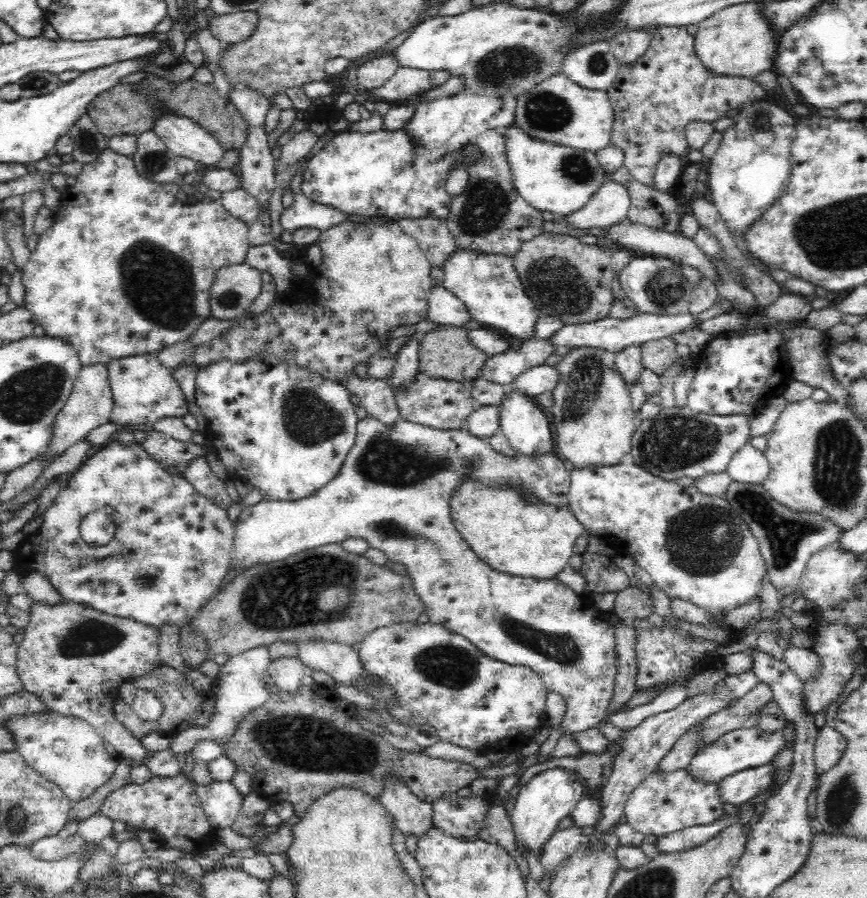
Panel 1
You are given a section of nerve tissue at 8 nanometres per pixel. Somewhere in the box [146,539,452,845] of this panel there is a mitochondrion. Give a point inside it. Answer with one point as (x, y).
(288, 596)

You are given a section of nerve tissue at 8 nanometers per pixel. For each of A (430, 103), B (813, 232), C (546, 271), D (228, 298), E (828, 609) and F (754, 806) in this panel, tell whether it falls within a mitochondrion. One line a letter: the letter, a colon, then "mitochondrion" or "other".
A: other
B: mitochondrion
C: mitochondrion
D: mitochondrion
E: other
F: other

